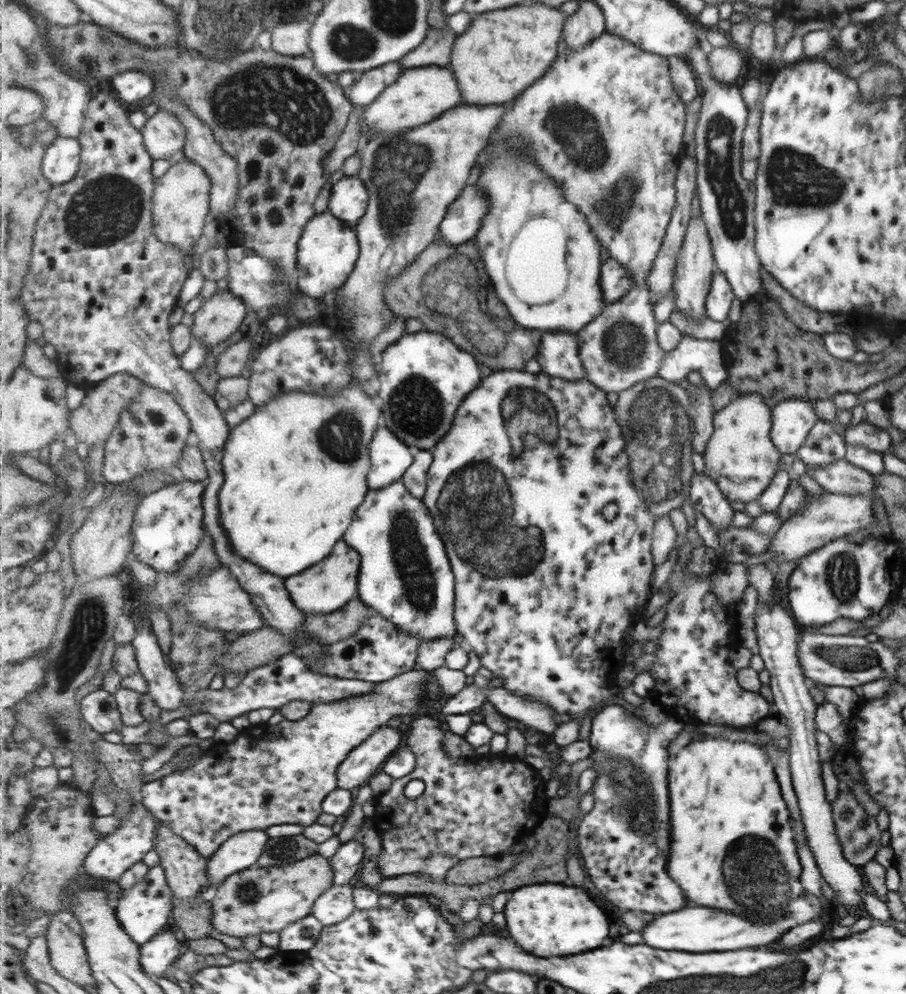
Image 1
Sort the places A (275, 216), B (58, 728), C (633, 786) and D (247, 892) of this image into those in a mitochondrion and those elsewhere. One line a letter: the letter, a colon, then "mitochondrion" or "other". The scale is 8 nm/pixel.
A: other
B: mitochondrion
C: mitochondrion
D: mitochondrion

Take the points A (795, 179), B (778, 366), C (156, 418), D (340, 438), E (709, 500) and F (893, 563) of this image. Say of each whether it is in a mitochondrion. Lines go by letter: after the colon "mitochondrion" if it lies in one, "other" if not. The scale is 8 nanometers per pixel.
A: mitochondrion
B: other
C: other
D: mitochondrion
E: other
F: other

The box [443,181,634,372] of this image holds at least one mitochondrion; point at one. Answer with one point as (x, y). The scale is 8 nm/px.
(464, 311)

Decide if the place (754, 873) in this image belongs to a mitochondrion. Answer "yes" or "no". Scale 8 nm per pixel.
yes

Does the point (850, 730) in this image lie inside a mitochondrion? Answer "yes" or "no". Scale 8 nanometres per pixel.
no

